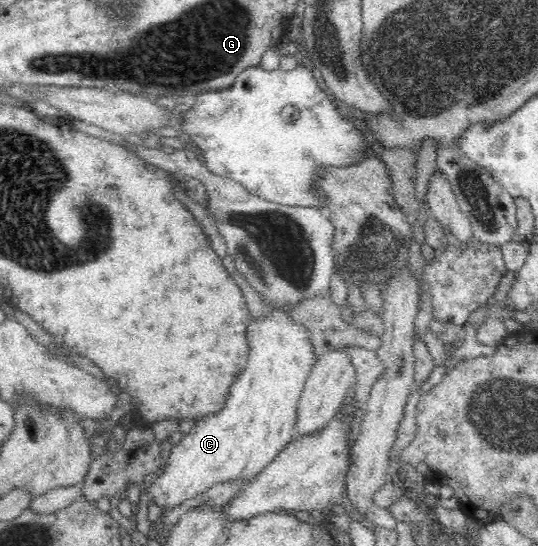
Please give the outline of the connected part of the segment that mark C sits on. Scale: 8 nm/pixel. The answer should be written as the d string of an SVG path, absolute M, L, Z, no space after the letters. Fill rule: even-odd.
M288 307L268 308L270 314L256 318L248 325L248 363L240 377L231 383L226 405L219 413L196 421L191 431L172 448L164 473L148 489L149 499L154 500L161 509L172 509L219 482L241 478L246 478L249 483L254 481L293 441L299 401L307 377L317 362L316 354L310 342L310 330L286 314Z

